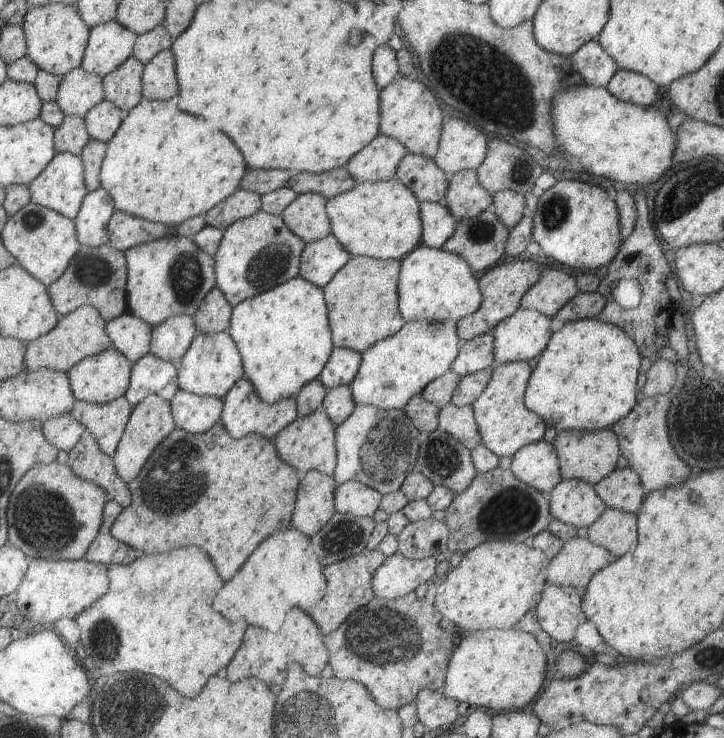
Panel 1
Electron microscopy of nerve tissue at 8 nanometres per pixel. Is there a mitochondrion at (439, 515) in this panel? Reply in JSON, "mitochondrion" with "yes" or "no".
{"mitochondrion":"no"}

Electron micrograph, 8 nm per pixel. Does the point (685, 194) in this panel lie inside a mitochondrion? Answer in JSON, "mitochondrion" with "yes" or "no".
{"mitochondrion":"yes"}

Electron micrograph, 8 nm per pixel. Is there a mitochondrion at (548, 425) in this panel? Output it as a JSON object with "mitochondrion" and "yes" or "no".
{"mitochondrion":"no"}

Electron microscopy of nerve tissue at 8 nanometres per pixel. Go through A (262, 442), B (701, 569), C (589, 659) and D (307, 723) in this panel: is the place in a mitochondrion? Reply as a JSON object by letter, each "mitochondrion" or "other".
{"A":"other","B":"other","C":"other","D":"mitochondrion"}

